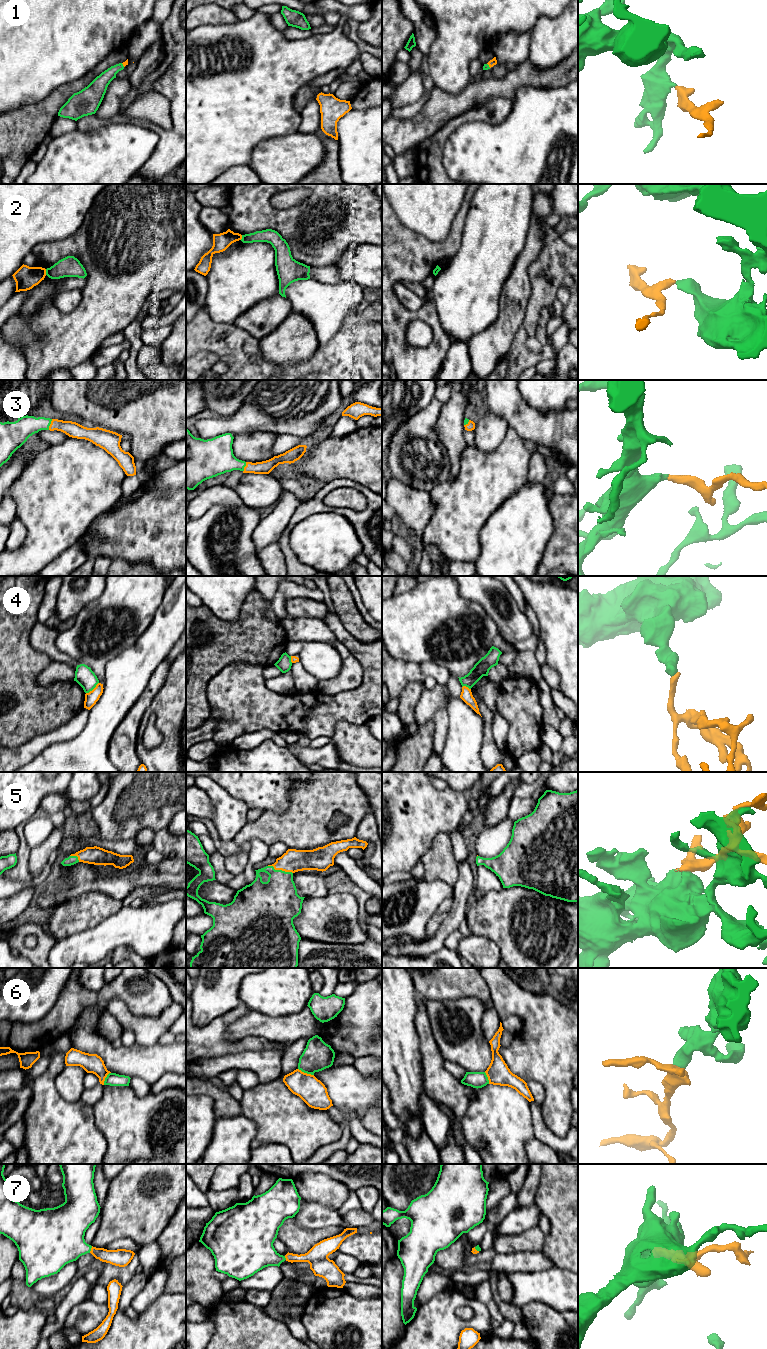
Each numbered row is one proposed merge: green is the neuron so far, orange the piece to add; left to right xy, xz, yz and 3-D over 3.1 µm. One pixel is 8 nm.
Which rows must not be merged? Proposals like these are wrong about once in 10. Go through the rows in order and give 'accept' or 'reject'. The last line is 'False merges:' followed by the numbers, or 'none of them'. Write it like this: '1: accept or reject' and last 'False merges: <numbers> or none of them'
1: accept
2: reject
3: accept
4: reject
5: accept
6: reject
7: accept
False merges: 2, 4, 6

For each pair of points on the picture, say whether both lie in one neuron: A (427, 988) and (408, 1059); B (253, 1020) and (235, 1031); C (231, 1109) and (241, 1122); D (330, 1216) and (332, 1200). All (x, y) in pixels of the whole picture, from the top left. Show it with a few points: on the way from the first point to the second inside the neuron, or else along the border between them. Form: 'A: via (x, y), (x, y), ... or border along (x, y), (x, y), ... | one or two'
A: border along (411, 978), (418, 995) | two
B: via (249, 1024), (239, 1029) | one
C: border along (241, 1112), (217, 1118) | two
D: border along (309, 1200), (337, 1211) | two

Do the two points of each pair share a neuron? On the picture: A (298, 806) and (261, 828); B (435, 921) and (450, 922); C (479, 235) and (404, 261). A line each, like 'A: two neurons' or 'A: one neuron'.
A: one neuron
B: two neurons
C: two neurons

